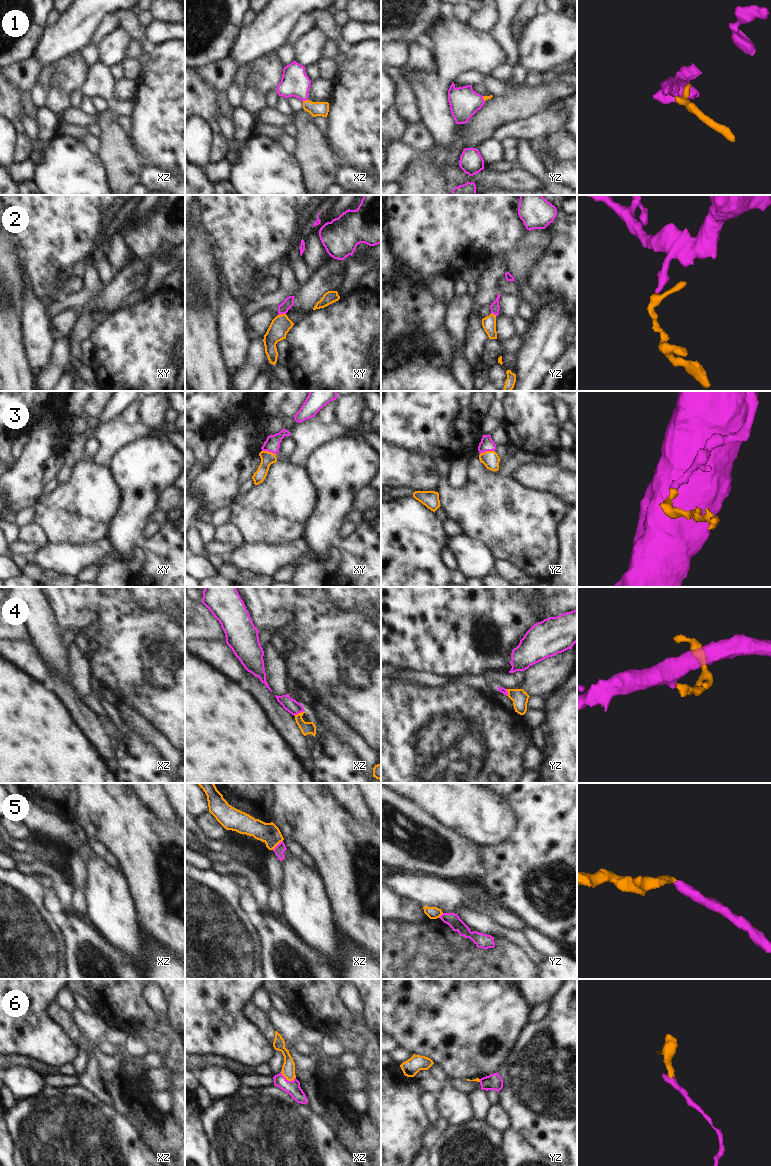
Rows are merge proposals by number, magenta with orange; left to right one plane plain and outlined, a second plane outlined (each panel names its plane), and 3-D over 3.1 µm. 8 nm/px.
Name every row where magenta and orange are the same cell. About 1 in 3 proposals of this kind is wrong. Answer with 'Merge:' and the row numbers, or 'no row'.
Merge: 1, 2, 3, 4, 6.

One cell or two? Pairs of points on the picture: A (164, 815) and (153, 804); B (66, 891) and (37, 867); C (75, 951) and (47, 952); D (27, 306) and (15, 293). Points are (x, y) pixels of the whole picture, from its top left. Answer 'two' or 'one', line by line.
A: one
B: one
C: two
D: two

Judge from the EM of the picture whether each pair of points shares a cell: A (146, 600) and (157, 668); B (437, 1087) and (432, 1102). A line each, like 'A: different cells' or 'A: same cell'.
A: different cells
B: different cells

